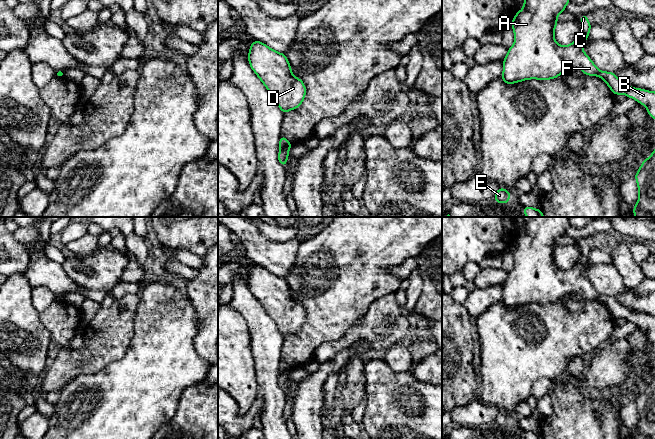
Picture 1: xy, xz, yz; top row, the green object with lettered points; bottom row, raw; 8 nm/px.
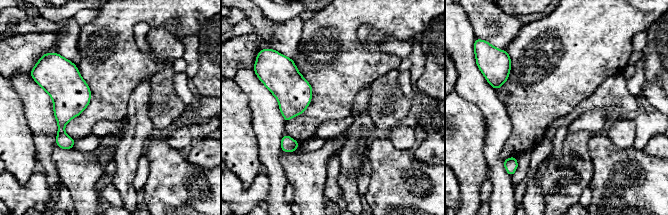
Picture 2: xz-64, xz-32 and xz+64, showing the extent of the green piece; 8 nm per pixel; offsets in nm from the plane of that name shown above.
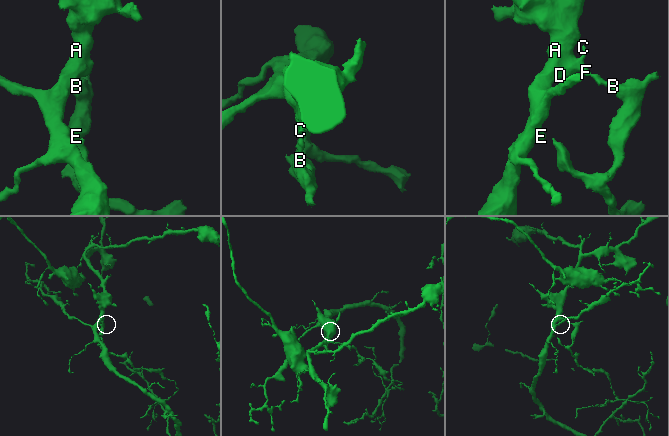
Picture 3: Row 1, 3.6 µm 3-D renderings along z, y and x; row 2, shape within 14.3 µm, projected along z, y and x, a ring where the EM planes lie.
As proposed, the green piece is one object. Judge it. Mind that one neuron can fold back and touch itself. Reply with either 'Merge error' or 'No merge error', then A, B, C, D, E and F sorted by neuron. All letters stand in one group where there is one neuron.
Merge error. Groups: A C D E F / B

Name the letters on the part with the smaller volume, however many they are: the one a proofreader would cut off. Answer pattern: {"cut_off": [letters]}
{"cut_off": ["B"]}

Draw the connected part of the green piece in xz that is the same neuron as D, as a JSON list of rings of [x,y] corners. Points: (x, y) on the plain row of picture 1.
[[[255,264],[248,278],[250,291],[273,319],[280,334],[286,337],[297,333],[306,319],[303,305],[292,298],[285,278]]]

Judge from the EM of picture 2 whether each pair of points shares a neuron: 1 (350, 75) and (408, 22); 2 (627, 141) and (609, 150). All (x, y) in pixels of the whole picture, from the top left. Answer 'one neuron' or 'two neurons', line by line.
1: one neuron
2: two neurons

